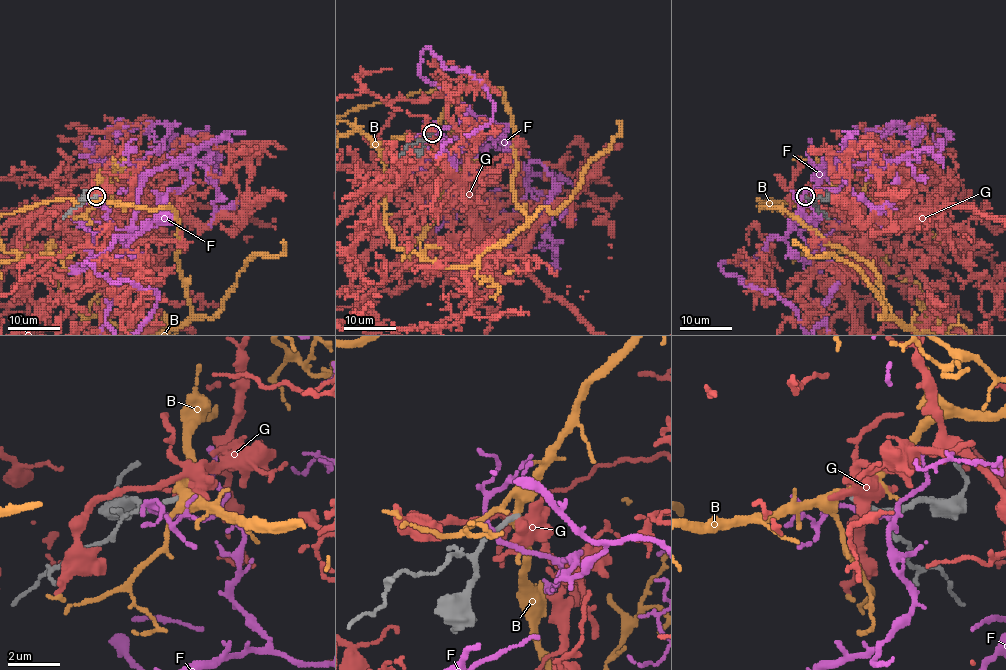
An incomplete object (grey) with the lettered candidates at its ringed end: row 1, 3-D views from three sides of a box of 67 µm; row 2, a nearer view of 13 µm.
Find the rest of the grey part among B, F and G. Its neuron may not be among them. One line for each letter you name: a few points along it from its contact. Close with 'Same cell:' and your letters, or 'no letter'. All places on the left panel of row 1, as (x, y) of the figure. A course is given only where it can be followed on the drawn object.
Same cell: no letter

